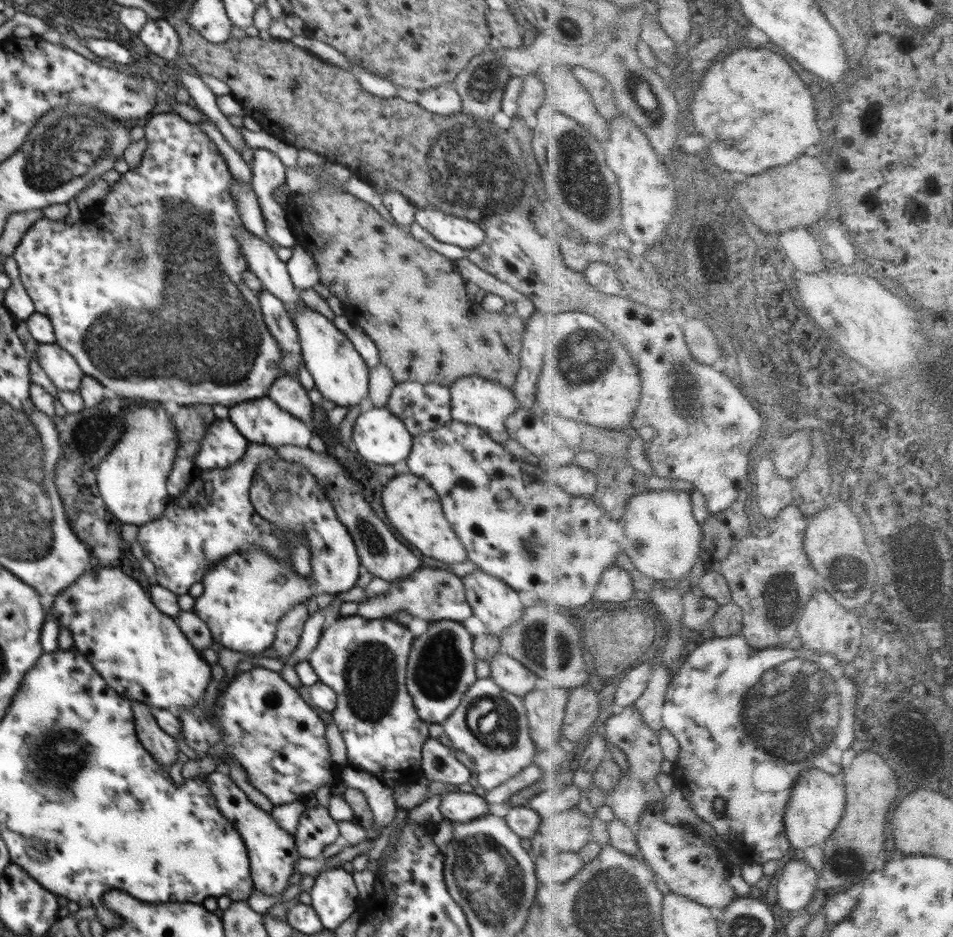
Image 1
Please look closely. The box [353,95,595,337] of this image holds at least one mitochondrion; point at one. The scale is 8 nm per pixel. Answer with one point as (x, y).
(450, 169)

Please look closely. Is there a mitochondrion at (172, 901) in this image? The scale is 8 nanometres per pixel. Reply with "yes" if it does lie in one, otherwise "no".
no

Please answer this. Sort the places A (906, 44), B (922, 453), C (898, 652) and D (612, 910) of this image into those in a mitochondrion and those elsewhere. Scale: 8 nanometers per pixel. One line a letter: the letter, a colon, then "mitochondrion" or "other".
A: other
B: other
C: mitochondrion
D: mitochondrion

